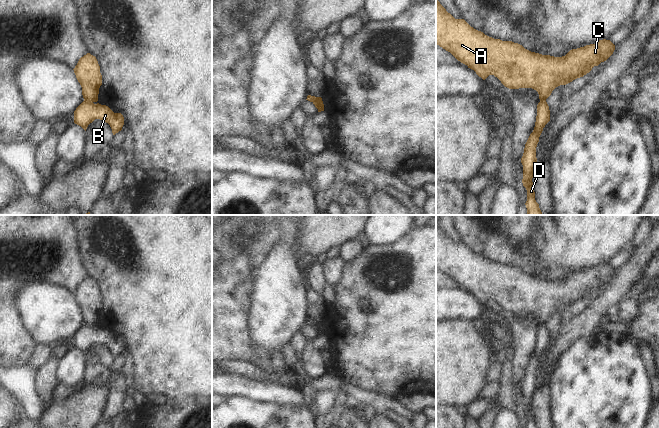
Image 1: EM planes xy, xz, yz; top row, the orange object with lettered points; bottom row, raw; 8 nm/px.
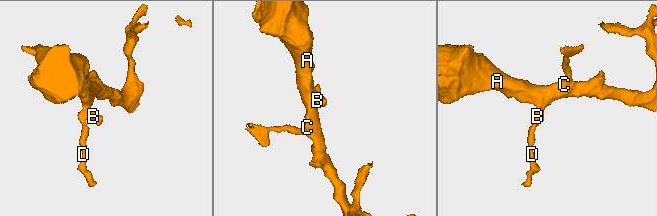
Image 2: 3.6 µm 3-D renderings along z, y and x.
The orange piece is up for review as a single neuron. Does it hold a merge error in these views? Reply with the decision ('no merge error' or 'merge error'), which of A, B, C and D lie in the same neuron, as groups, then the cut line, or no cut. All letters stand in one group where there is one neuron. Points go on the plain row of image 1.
merge error; groups A C / B D; cut xy (84, 324), (92, 326)

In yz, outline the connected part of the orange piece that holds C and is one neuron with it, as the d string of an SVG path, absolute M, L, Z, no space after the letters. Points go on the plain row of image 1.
M437 222L436 268L474 294L483 304L494 299L509 313L532 312L538 316L540 325L546 325L556 311L589 297L594 290L606 285L615 274L615 269L610 264L603 263L595 268L572 273L562 281L531 276L518 267L489 261L471 251L464 243L455 243Z

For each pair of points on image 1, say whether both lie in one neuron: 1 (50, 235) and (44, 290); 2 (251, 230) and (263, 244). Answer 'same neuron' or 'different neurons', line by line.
1: different neurons
2: same neuron

